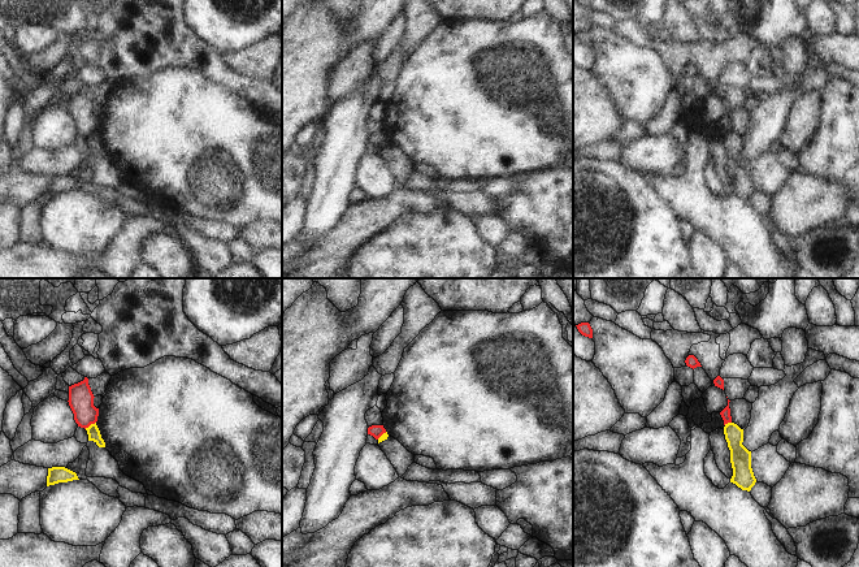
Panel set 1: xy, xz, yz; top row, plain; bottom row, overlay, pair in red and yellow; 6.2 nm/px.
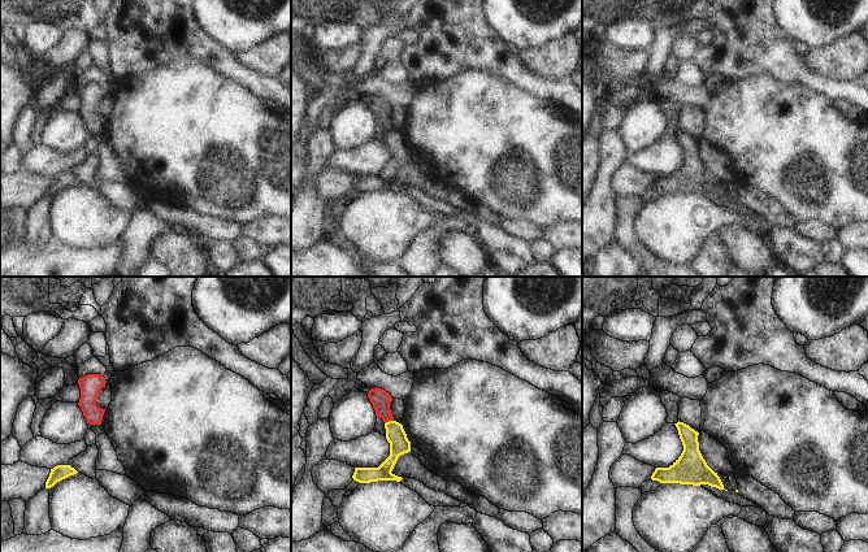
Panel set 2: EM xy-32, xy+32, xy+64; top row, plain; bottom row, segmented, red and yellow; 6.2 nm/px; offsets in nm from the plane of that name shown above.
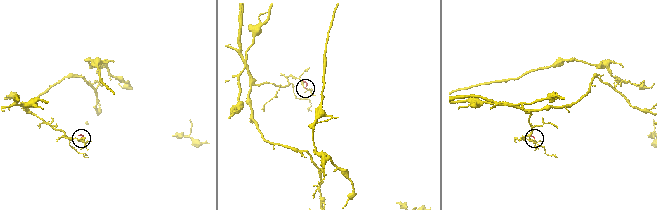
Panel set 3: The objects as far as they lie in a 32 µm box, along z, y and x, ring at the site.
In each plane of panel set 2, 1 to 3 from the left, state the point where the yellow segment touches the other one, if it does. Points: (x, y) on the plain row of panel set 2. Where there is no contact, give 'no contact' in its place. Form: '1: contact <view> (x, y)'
1: no contact
2: contact xy+32 (389, 129)
3: no contact

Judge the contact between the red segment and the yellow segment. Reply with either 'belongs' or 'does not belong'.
does not belong

